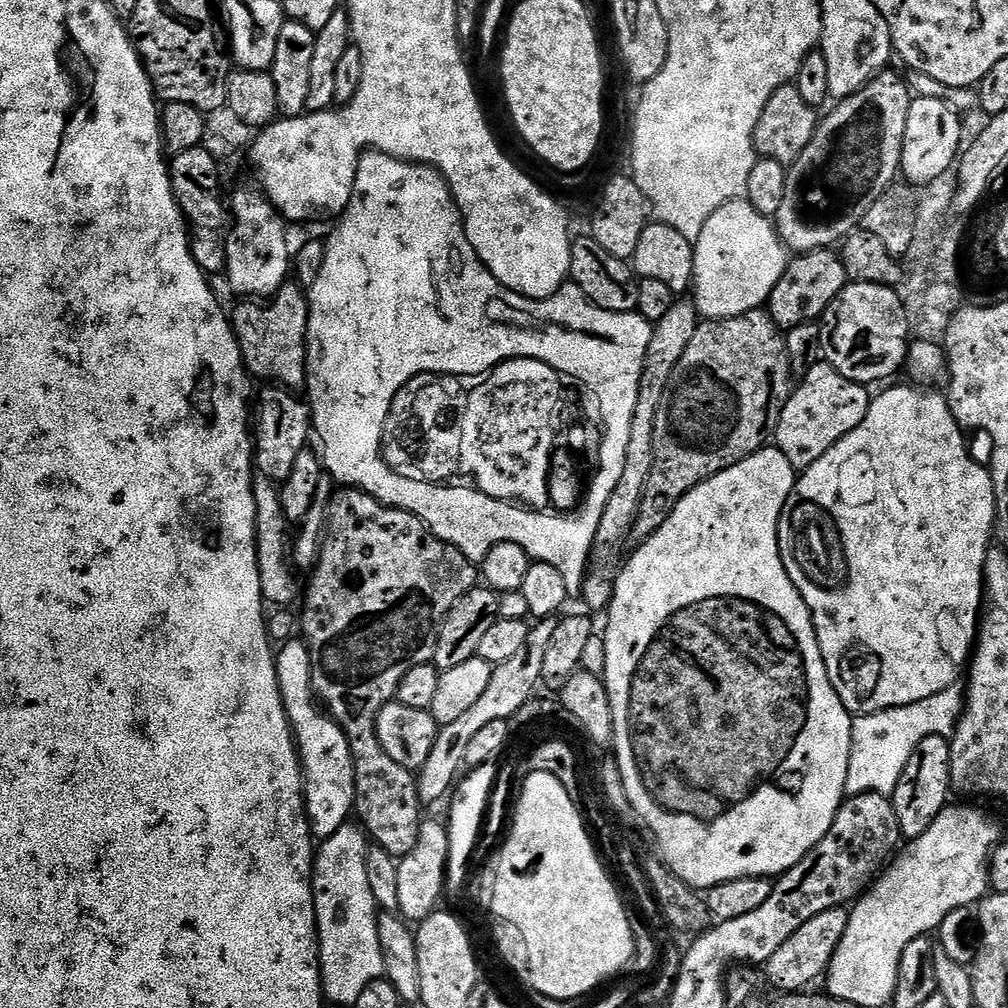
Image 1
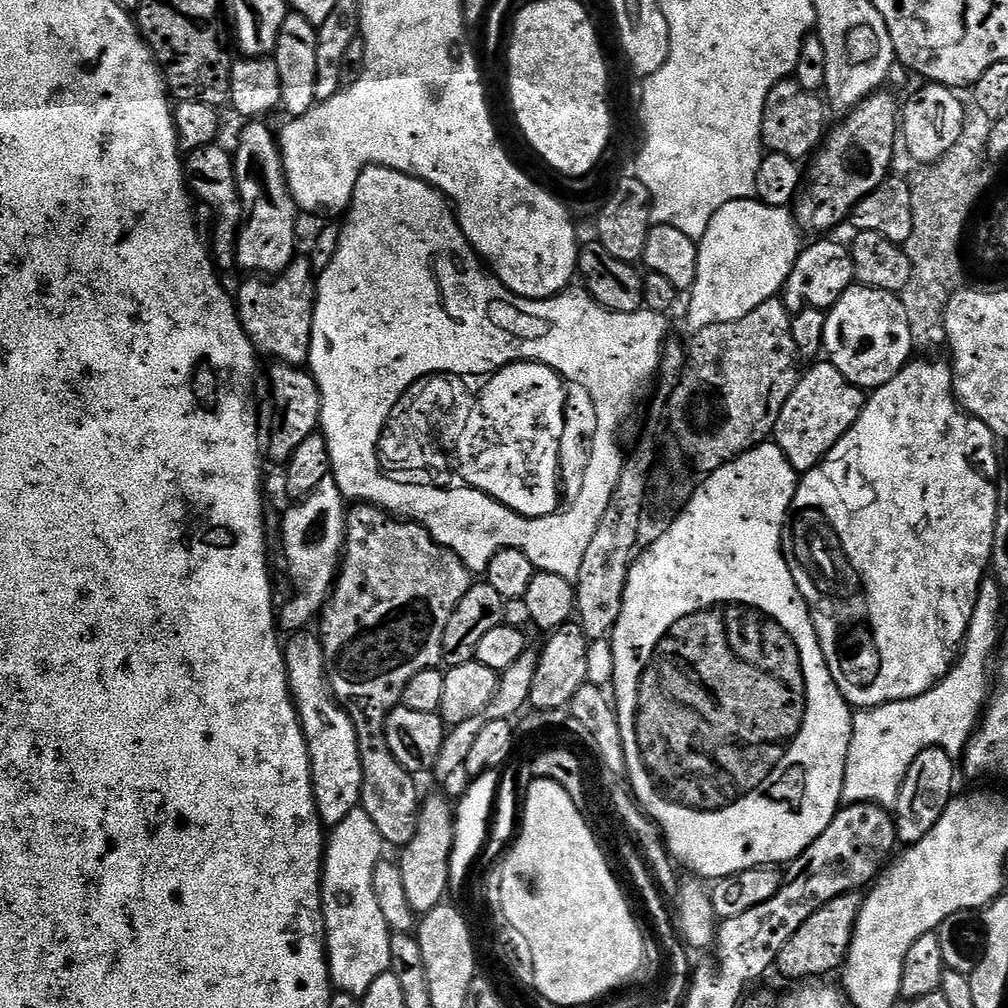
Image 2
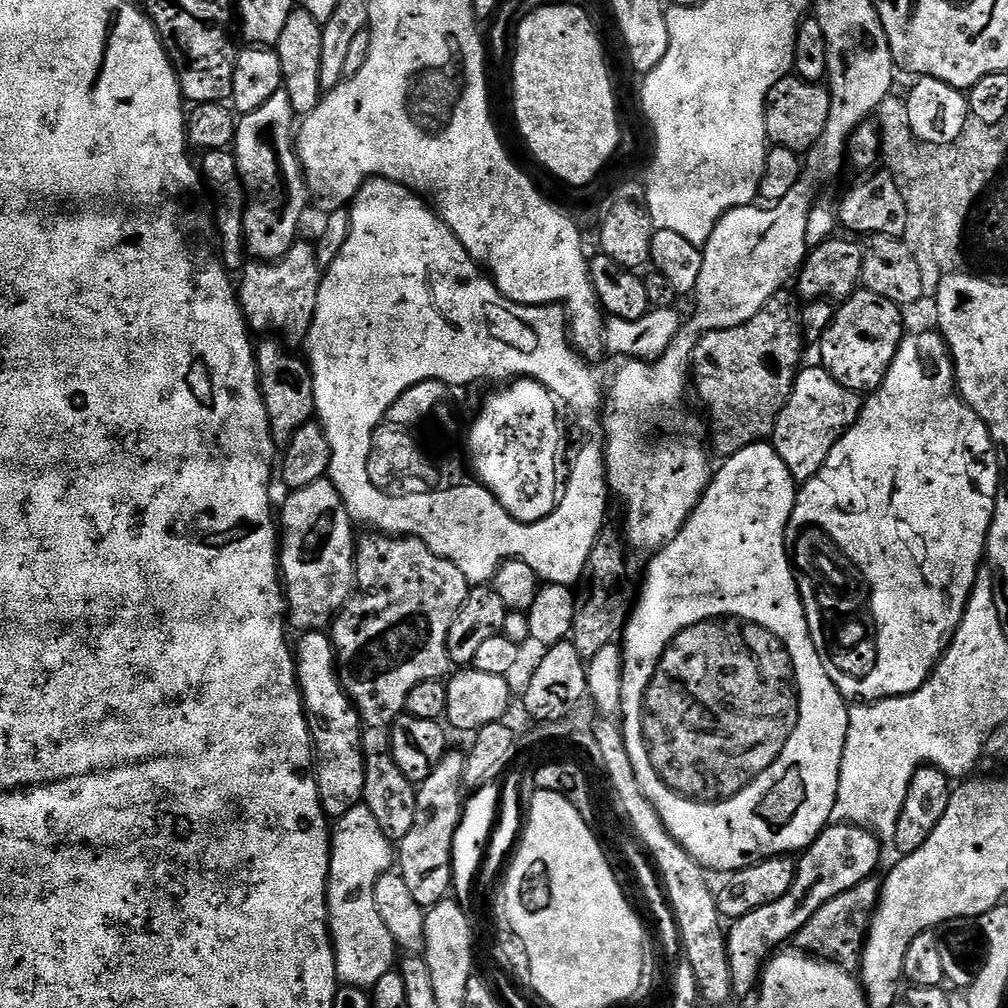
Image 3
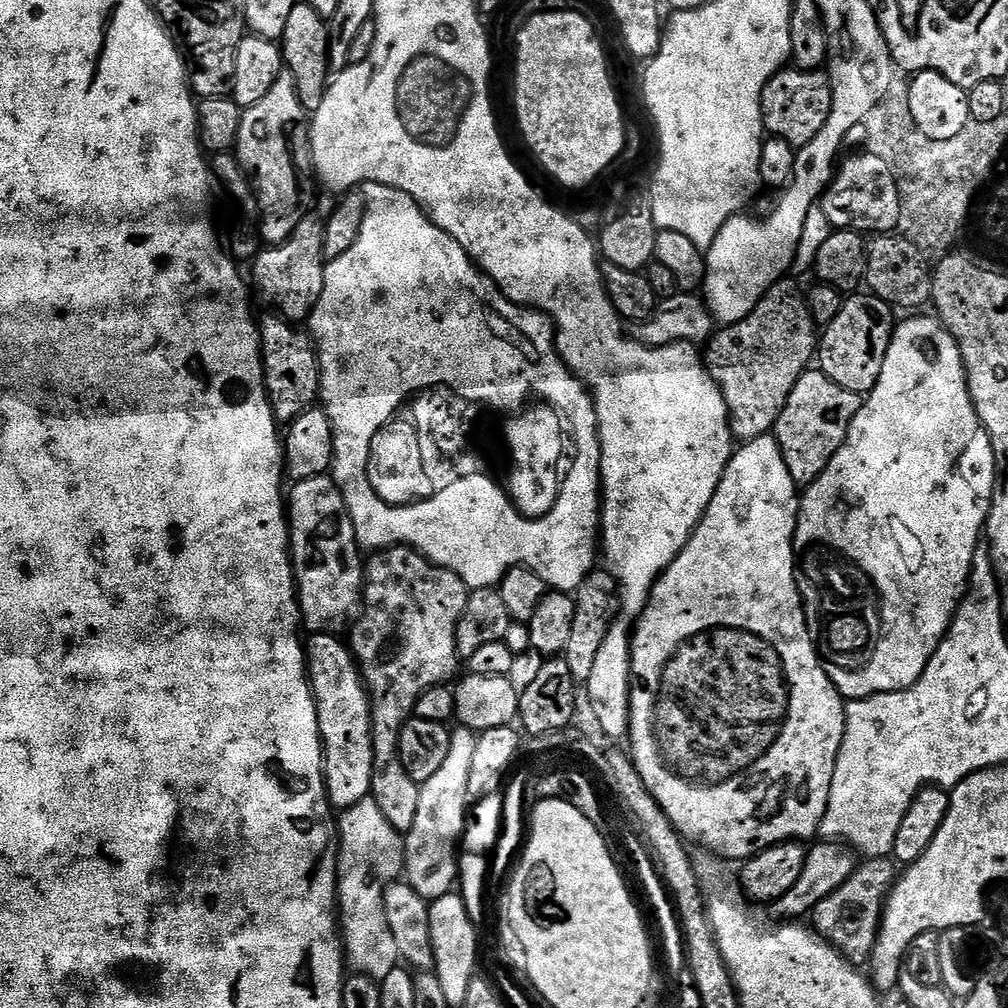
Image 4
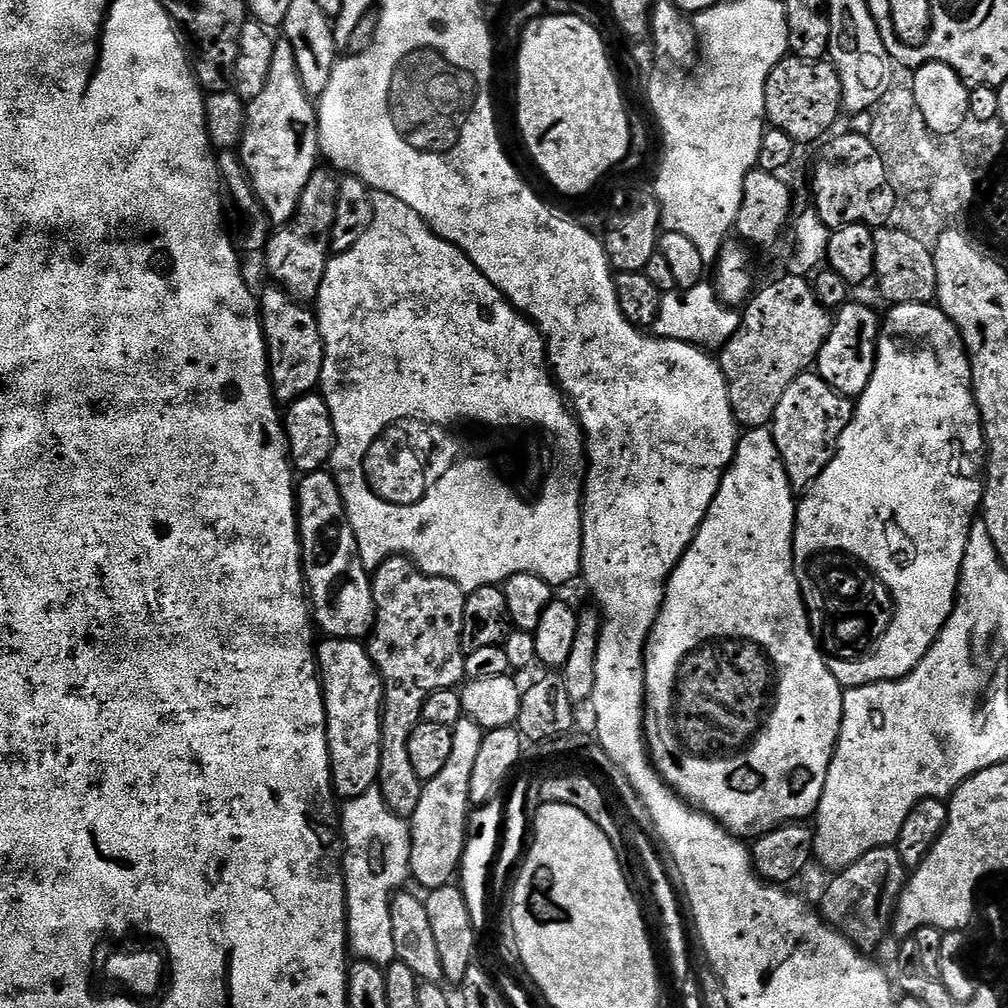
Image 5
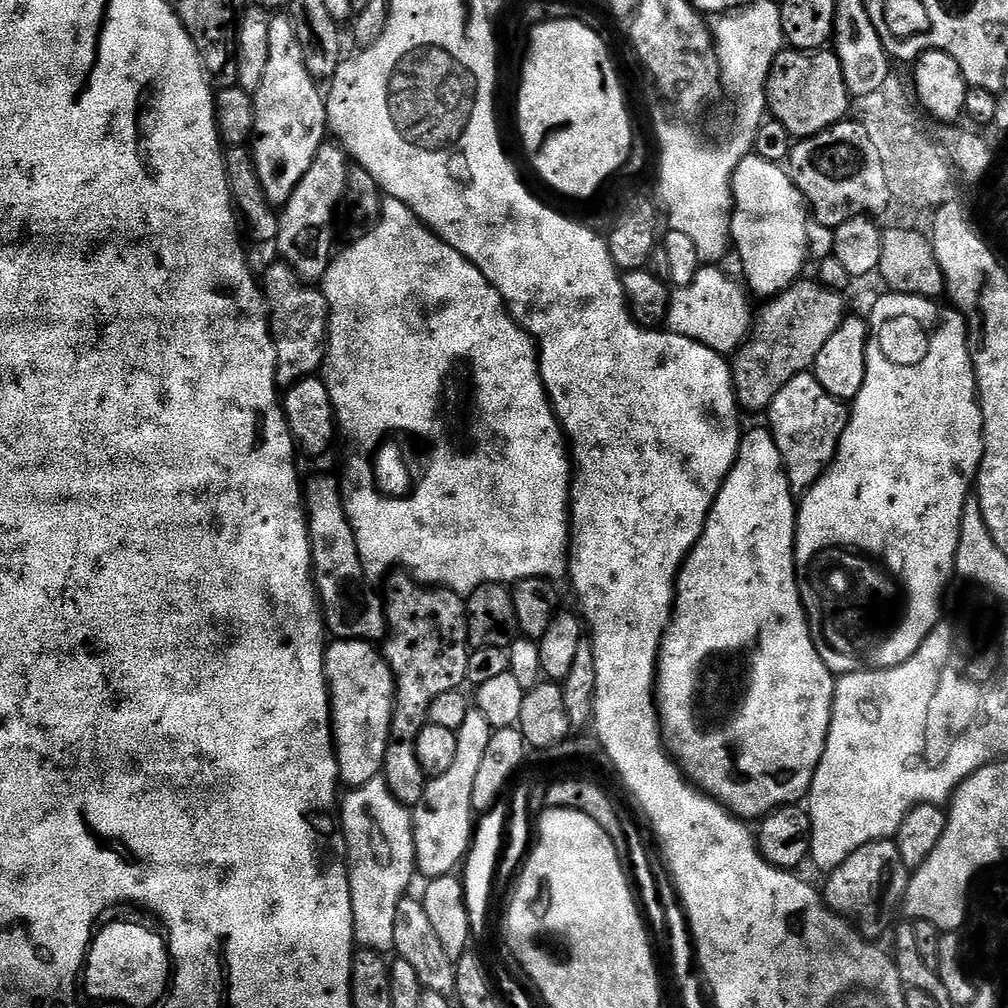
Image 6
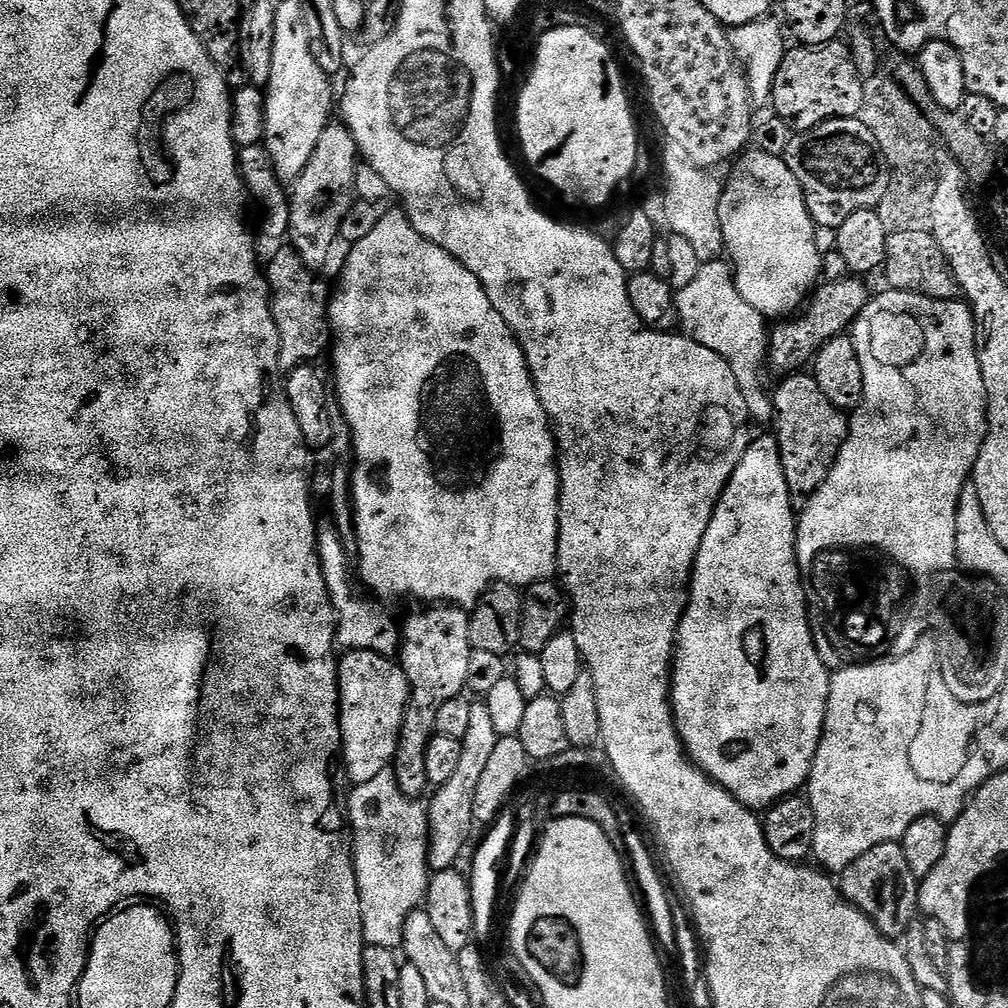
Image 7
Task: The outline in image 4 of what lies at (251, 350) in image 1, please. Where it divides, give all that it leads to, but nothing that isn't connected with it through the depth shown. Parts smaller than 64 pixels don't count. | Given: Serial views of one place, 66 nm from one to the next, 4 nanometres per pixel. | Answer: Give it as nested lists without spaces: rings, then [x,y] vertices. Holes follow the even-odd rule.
[[[306,214],[298,222],[298,226],[294,230],[294,234],[290,234],[290,238],[286,238],[286,242],[274,244],[265,247],[265,252],[257,251],[254,259],[251,261],[252,280],[250,276],[250,284],[256,292],[268,304],[273,304],[275,311],[284,319],[293,322],[304,322],[311,317],[312,311],[318,306],[318,298],[322,298],[322,290],[324,289],[324,226],[325,221],[320,220],[312,214]]]

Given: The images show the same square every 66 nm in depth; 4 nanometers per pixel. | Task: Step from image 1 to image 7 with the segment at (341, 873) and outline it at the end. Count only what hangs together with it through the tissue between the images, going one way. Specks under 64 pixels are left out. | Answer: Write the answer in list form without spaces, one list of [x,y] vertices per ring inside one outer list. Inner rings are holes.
[[[392,770],[374,774],[370,782],[351,790],[352,797],[346,800],[346,820],[350,825],[364,942],[396,950],[404,942],[406,918],[423,905],[428,894],[428,809],[403,792]]]

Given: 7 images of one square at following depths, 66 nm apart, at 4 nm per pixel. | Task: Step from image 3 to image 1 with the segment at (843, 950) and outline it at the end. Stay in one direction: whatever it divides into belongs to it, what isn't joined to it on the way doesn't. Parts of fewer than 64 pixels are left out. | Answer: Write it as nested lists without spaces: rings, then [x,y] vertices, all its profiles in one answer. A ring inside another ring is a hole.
[[[844,906],[824,910],[822,914],[818,914],[818,918],[810,918],[810,922],[806,922],[806,926],[798,930],[798,934],[790,934],[790,938],[782,942],[778,950],[774,950],[774,958],[768,960],[766,971],[768,980],[776,987],[774,989],[777,993],[803,993],[813,987],[811,984],[819,976],[821,979],[827,973],[838,950],[838,942],[842,942],[846,934],[848,913],[849,909]]]

